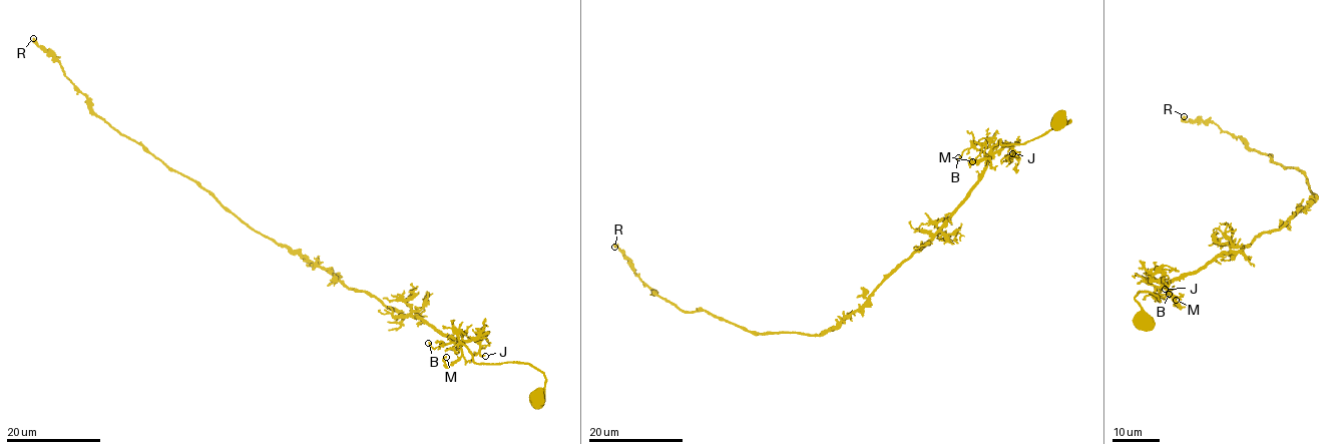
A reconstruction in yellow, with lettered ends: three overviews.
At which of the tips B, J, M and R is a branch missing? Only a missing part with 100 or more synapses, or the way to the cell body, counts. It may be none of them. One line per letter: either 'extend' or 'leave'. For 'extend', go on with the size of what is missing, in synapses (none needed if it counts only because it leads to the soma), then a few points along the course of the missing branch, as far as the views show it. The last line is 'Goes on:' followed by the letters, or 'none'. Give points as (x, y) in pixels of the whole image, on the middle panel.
B: leave
J: leave
M: leave
R: leave
Goes on: none

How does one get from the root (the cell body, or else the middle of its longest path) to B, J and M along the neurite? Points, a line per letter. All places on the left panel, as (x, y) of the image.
B: (536, 398), (542, 395), (545, 379), (528, 364), (476, 364), (461, 343), (435, 349), (428, 343)
J: (536, 398), (545, 385), (539, 370), (514, 362), (476, 364), (461, 343), (480, 335), (479, 354), (485, 356)
M: (536, 398), (542, 395), (545, 379), (528, 364), (476, 364), (461, 343), (456, 360), (446, 365), (446, 357)

